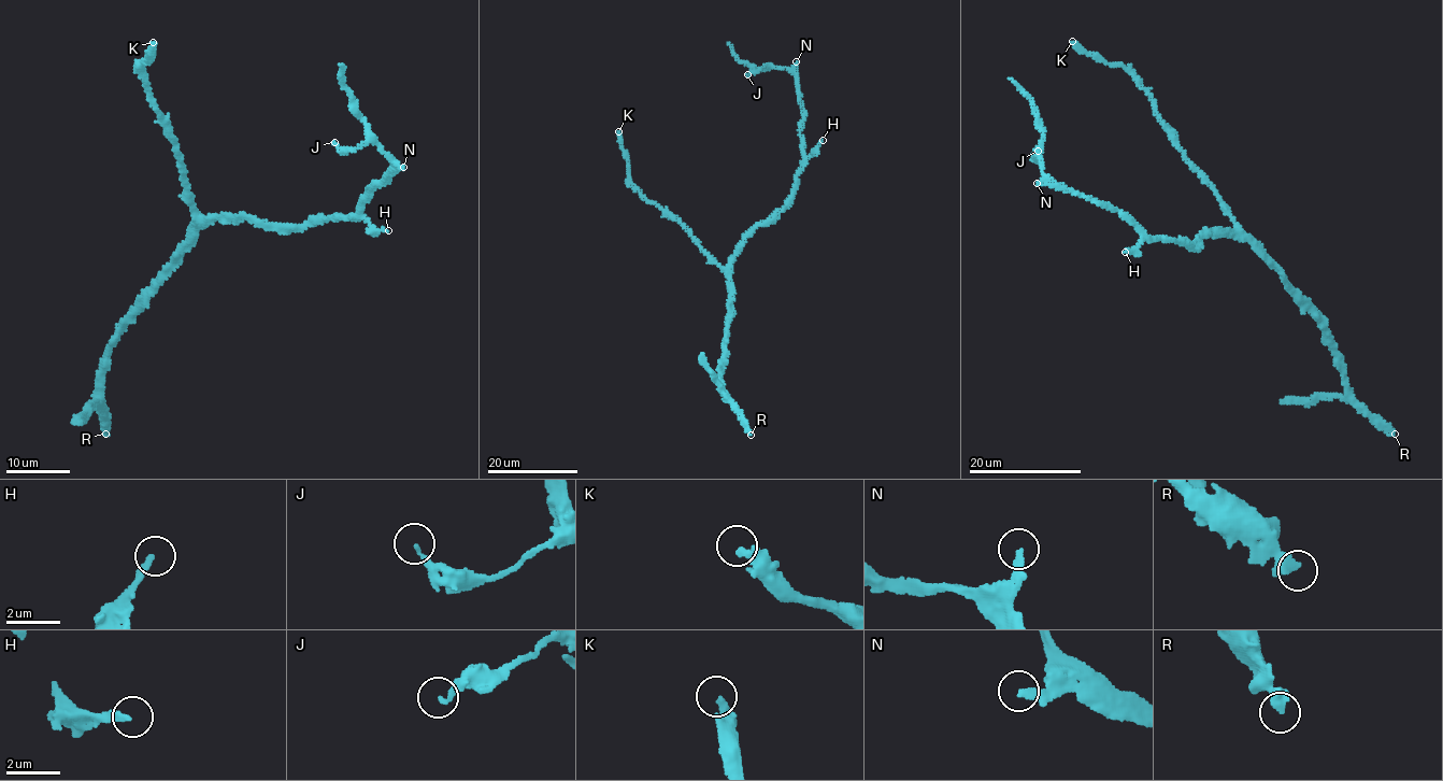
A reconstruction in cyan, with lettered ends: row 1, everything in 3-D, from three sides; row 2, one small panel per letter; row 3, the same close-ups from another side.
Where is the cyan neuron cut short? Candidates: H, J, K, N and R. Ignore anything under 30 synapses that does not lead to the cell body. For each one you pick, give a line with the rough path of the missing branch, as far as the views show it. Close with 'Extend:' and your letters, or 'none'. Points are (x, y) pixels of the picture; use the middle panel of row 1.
Extend: none

